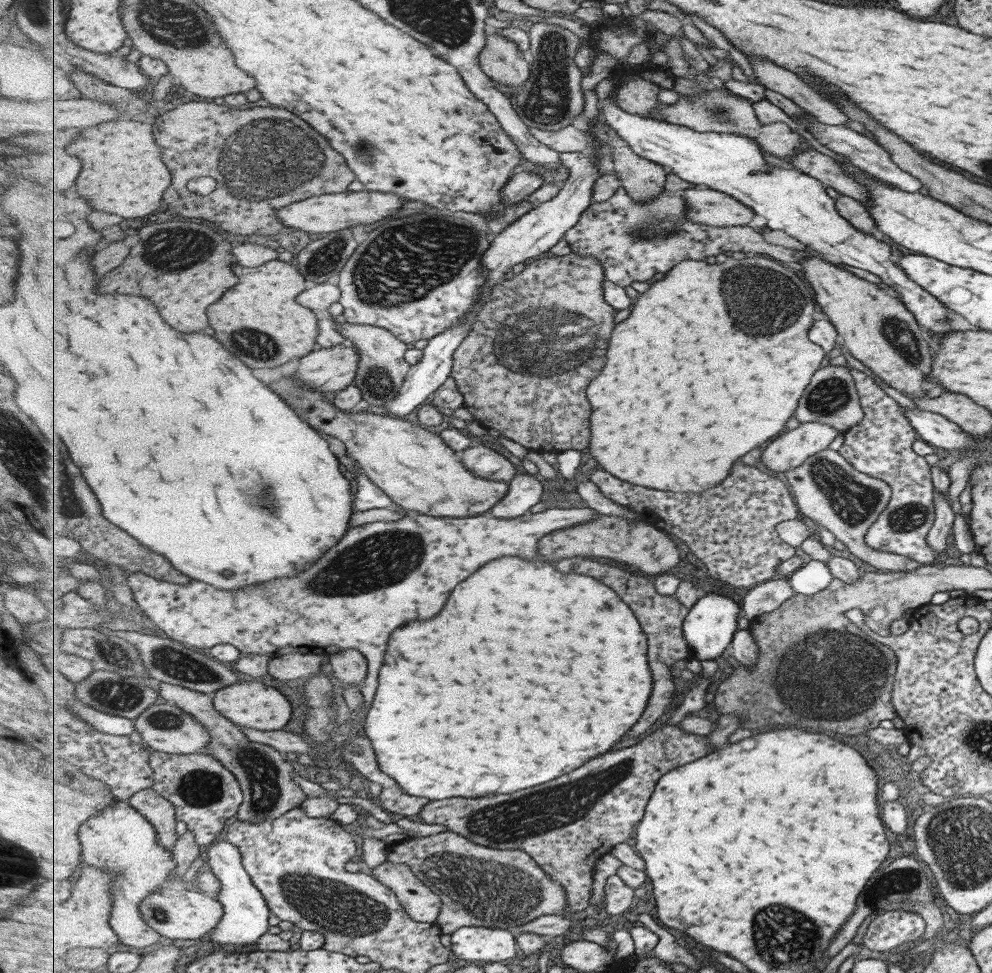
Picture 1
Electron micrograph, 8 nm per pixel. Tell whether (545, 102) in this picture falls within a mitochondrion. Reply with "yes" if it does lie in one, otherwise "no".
yes

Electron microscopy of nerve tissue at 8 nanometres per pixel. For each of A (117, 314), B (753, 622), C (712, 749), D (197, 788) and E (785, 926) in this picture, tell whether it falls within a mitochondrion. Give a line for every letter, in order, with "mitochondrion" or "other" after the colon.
A: other
B: other
C: other
D: mitochondrion
E: mitochondrion

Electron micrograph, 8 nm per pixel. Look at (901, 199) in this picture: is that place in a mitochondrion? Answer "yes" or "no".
no

